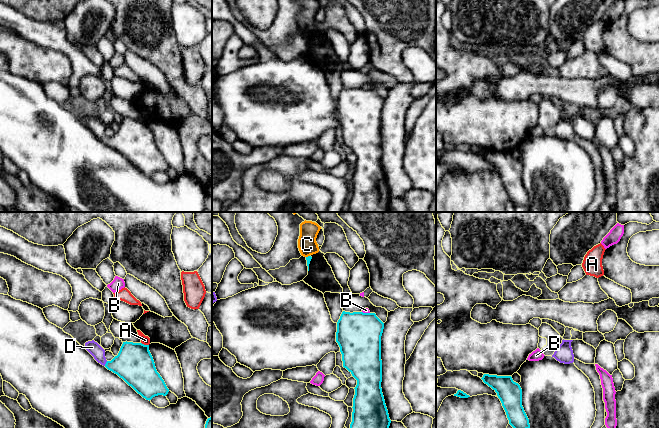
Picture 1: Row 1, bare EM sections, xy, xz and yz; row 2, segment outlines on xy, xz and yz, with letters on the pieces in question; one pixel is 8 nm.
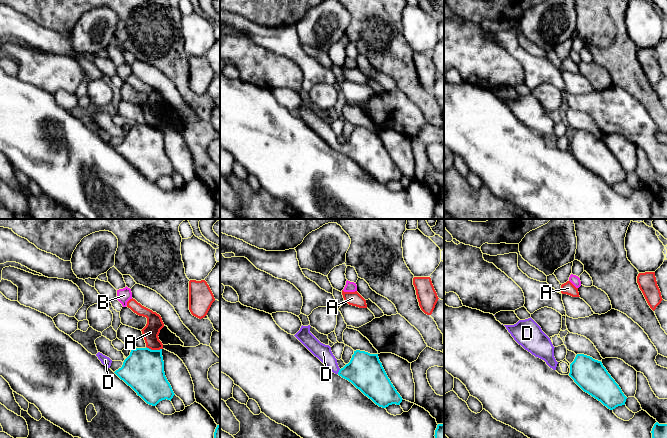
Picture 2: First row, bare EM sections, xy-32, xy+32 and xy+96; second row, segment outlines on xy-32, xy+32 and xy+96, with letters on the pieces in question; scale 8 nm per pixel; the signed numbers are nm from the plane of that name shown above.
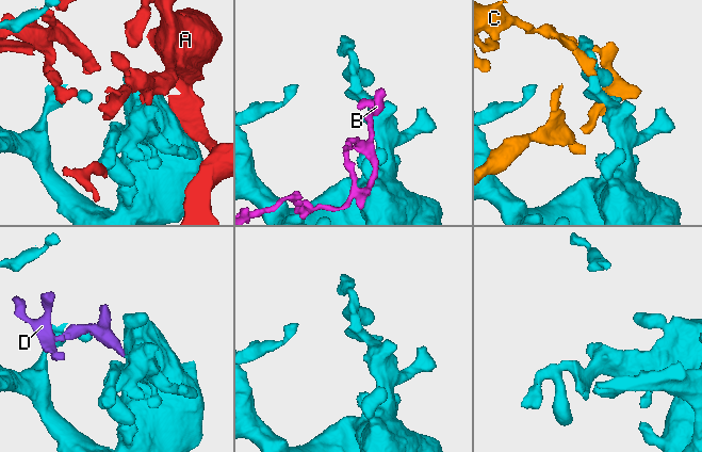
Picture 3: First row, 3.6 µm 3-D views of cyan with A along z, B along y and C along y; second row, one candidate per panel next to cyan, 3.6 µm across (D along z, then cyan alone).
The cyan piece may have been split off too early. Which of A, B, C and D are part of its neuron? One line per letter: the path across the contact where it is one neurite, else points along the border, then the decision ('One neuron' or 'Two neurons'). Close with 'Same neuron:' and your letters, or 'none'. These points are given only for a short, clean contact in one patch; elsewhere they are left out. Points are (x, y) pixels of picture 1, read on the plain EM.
A: Two neurons
B: Two neurons
C: Two neurons
D: Path across: xy (134, 139), (106, 139), (92, 123). One neuron
Same neuron: D

